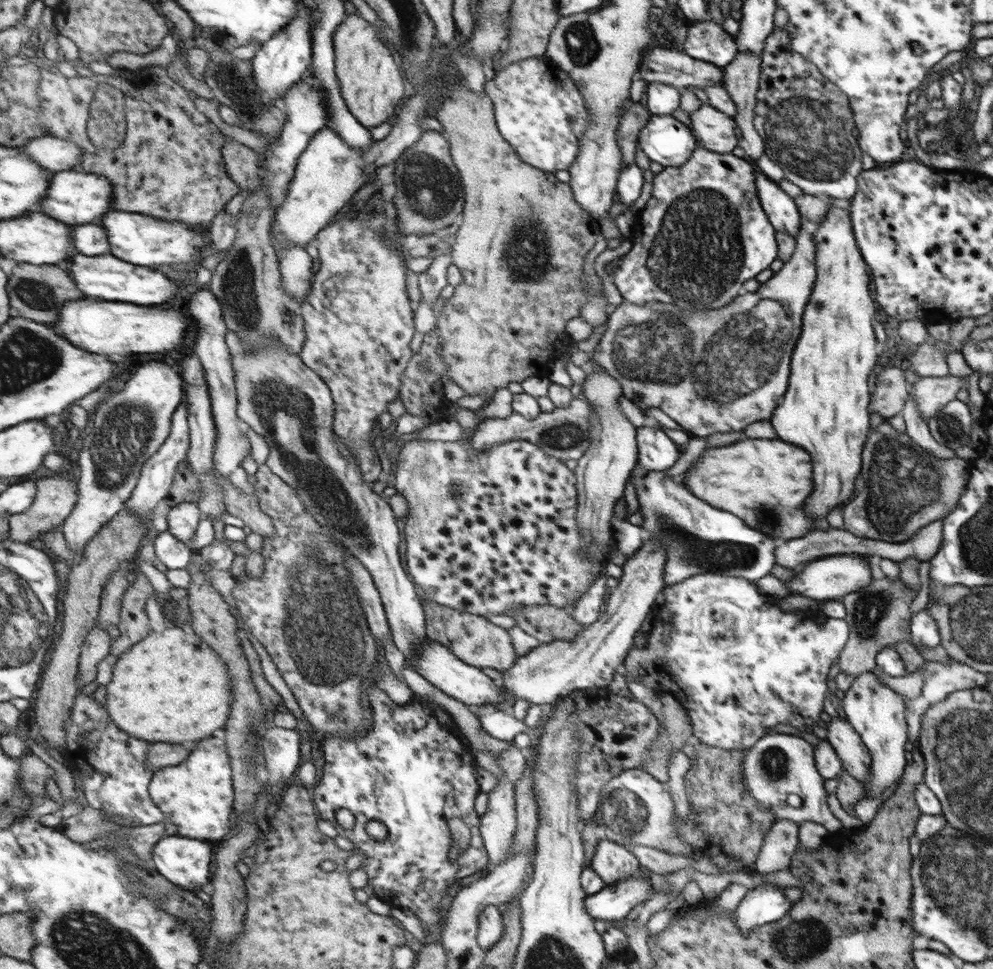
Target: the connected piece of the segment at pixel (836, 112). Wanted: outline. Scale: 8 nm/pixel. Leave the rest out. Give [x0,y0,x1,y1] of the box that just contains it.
[754,28,862,199]

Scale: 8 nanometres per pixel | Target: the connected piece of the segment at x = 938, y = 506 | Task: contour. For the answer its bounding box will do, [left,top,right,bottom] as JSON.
[844,420,970,543]

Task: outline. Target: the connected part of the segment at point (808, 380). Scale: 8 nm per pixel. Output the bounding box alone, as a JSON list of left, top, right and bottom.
[769,205,878,522]

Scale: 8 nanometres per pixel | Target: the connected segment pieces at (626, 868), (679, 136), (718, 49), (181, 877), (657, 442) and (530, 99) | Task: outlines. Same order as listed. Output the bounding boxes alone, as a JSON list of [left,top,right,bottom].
[[590,840,639,884],[637,115,696,167],[679,19,738,68],[154,836,214,892],[637,428,678,470],[485,57,591,173]]

